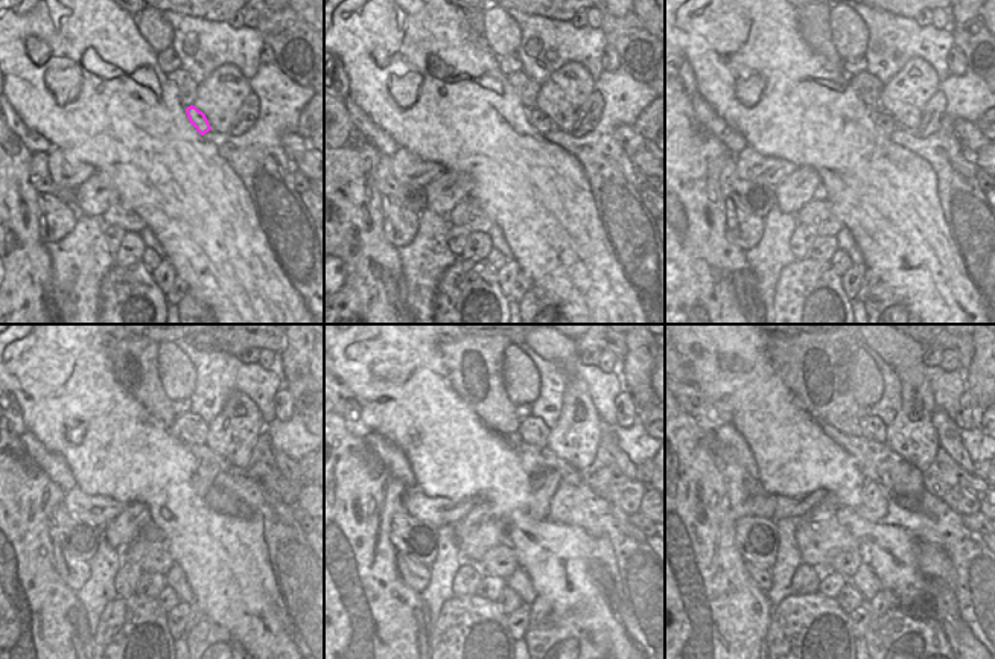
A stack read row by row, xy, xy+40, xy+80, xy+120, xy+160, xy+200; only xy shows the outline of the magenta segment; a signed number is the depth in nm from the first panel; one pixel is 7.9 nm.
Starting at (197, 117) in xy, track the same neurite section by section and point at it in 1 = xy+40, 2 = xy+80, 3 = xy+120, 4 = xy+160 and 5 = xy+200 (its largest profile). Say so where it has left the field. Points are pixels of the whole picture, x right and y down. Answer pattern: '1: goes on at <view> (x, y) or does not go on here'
1: goes on at xy+40 (537, 119)
2: goes on at xy+80 (884, 122)
3: goes on at xy+120 (206, 472)
4: goes on at xy+160 (543, 481)
5: goes on at xy+200 (820, 536)

